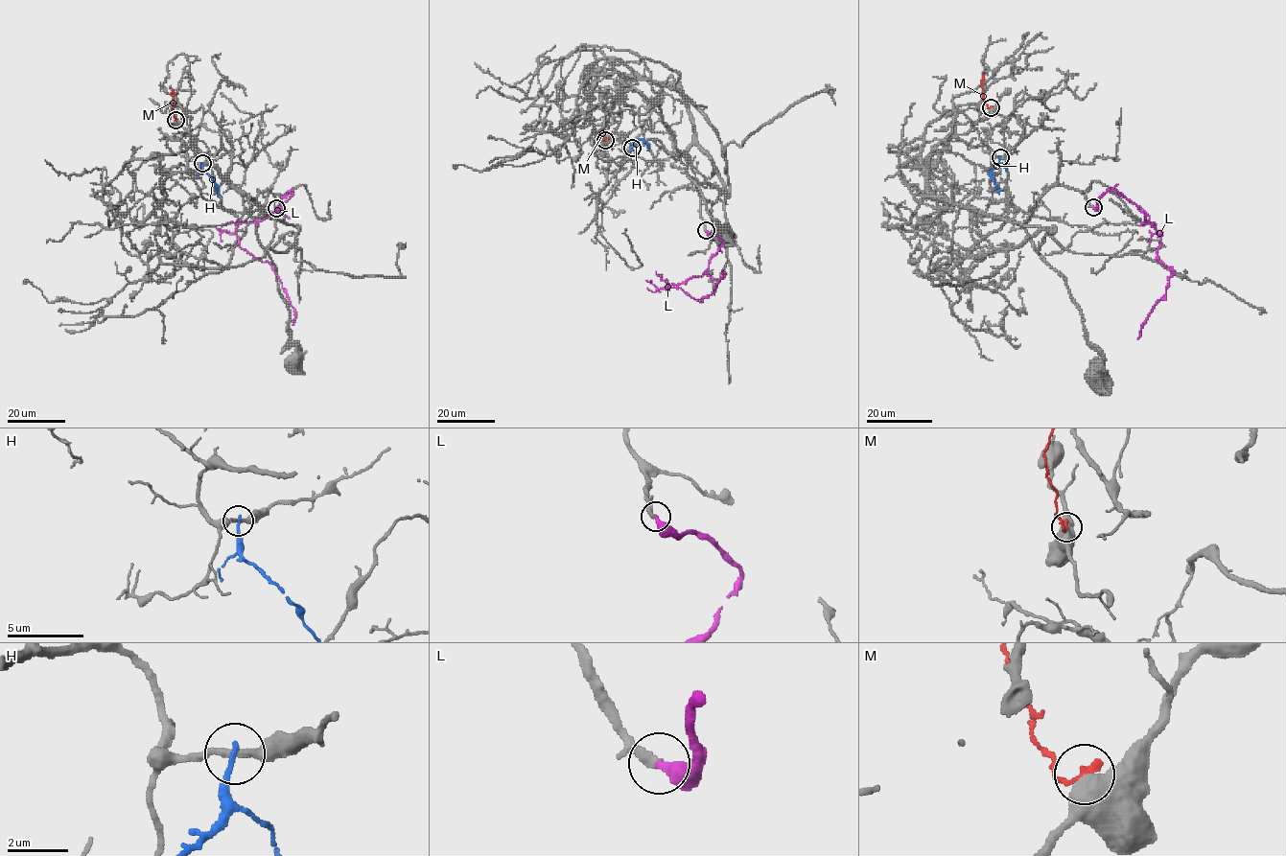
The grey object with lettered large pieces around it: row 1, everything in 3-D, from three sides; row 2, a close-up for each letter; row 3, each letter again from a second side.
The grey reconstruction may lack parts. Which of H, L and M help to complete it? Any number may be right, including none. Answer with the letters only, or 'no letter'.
L

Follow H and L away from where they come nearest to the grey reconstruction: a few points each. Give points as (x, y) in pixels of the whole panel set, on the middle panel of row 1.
H: (632, 149), (642, 139), (647, 144), (647, 150)
L: (706, 231), (722, 241), (709, 267), (666, 289), (679, 287), (700, 300), (711, 295), (723, 277), (722, 269)

